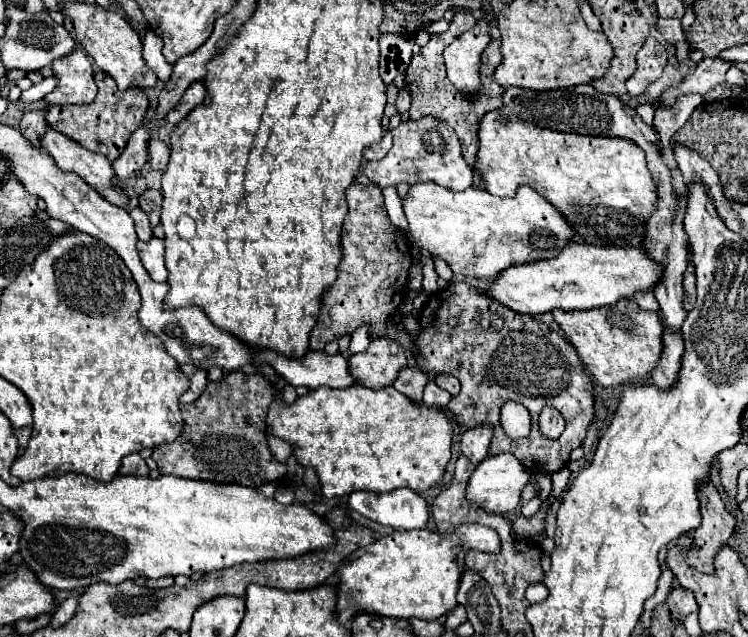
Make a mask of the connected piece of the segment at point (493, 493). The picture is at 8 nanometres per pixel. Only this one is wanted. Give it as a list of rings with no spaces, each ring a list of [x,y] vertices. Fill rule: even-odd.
[[[502,453],[502,455],[494,455],[494,457],[486,457],[482,463],[478,463],[476,471],[470,477],[468,489],[466,489],[466,497],[476,503],[478,507],[486,509],[488,513],[508,513],[512,509],[516,509],[516,505],[520,503],[520,495],[522,489],[528,485],[530,481],[530,473],[518,463],[518,459],[514,459],[514,455],[510,453]]]

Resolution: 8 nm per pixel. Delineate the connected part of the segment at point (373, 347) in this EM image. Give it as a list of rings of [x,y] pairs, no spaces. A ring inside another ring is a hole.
[[[378,337],[370,341],[366,351],[354,353],[348,359],[348,367],[358,383],[370,389],[380,389],[394,383],[398,371],[406,367],[406,355],[396,341]]]

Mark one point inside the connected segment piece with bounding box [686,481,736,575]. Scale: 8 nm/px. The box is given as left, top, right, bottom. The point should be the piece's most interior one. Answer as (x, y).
(718, 525)

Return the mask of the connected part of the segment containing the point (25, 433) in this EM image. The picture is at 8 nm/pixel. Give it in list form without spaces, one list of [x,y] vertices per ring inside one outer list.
[[[24,427],[24,429],[14,429],[14,435],[18,439],[18,455],[22,455],[26,451],[26,445],[28,445],[28,439],[32,435],[32,427]]]

